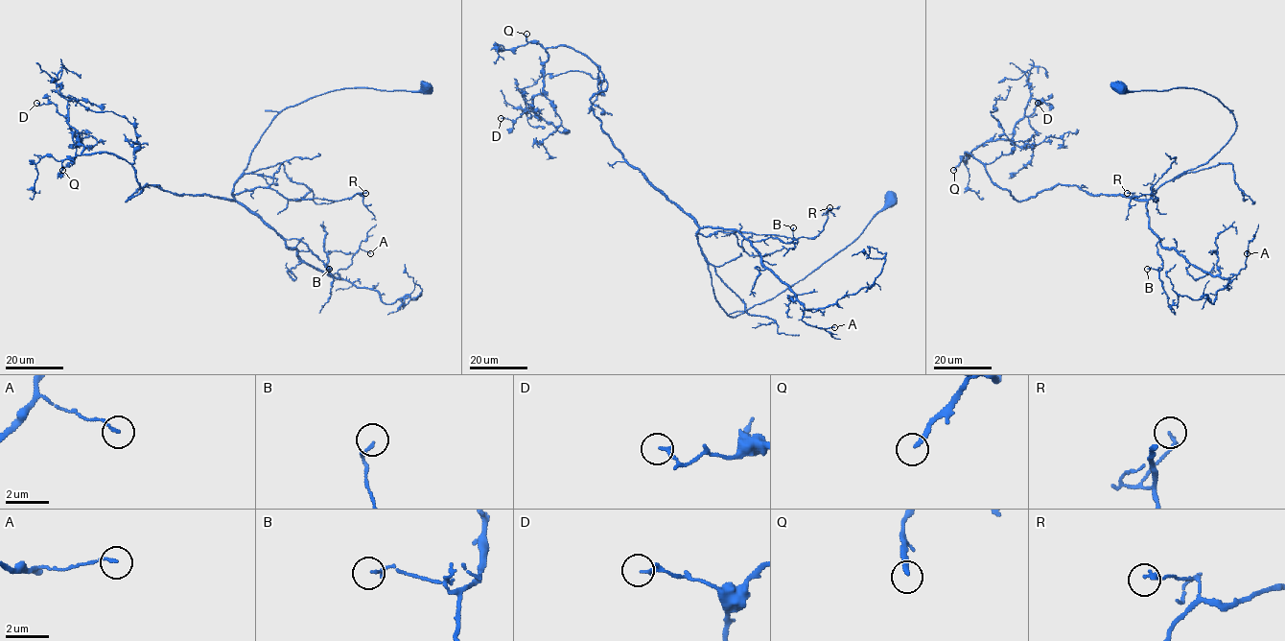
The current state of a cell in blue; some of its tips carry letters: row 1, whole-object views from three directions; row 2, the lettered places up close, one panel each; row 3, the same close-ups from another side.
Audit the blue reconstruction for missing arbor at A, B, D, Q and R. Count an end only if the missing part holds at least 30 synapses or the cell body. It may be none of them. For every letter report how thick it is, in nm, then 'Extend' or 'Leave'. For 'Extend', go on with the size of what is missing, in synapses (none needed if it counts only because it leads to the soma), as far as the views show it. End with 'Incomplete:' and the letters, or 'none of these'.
A: Thickness 130 nm. Leave
B: Thickness 150 nm. Leave
D: Thickness 140 nm. Leave
Q: Thickness 200 nm. Extend. Roughly 70 synapses
R: Thickness 140 nm. Leave
Incomplete: Q

